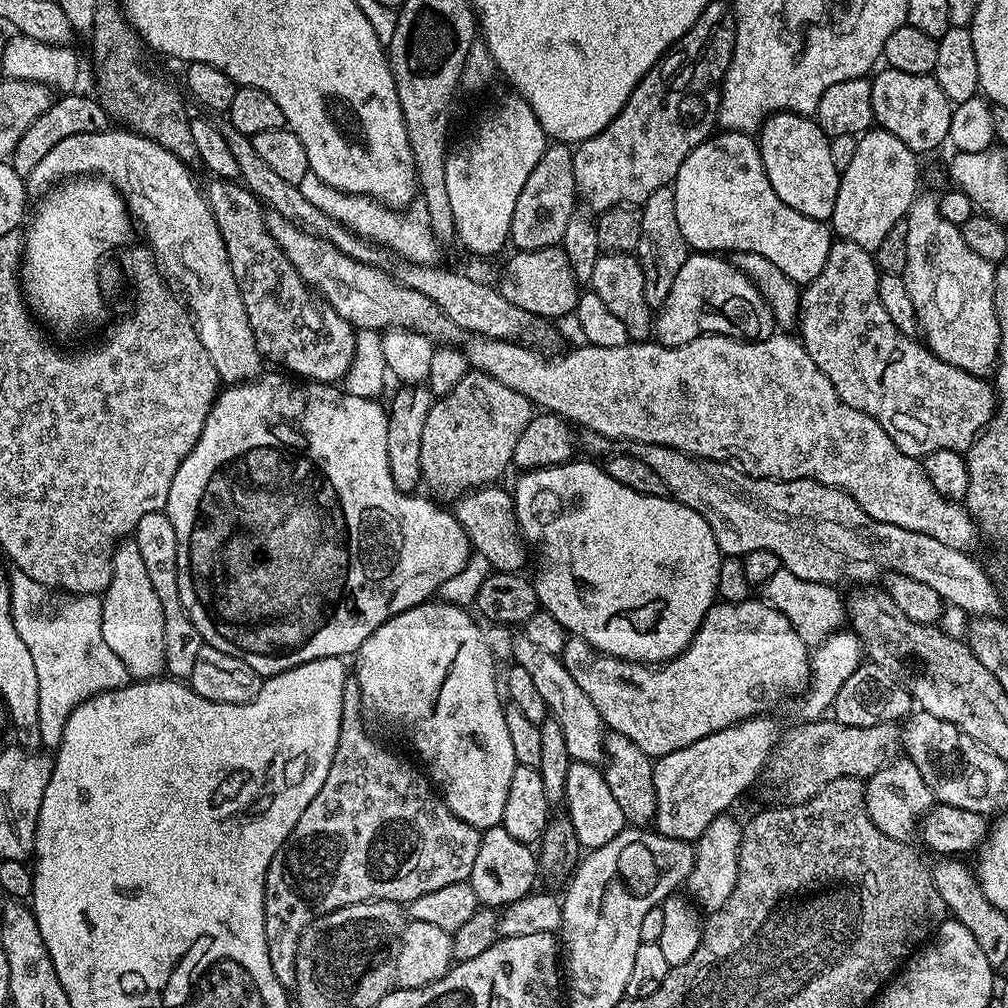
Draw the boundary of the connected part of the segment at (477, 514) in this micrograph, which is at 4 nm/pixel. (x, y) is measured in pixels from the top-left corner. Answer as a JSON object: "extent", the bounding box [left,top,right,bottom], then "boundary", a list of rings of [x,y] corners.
{"extent":[454,486,530,572],"boundary":[[[501,486],[478,488],[460,497],[454,504],[456,521],[466,530],[469,545],[475,555],[486,558],[493,570],[498,572],[520,572],[523,564],[530,560],[530,549],[520,532],[516,520],[515,499]]]}

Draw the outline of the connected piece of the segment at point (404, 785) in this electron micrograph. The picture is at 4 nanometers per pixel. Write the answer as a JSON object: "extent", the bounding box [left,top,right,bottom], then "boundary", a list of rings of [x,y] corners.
{"extent":[266,678,481,990],"boundary":[[[350,678],[342,690],[342,730],[338,730],[338,746],[334,750],[334,762],[330,762],[330,774],[326,774],[322,790],[314,794],[314,802],[310,802],[302,818],[298,818],[298,826],[294,826],[288,842],[280,847],[278,854],[274,854],[266,874],[266,950],[270,950],[274,978],[278,978],[287,990],[296,986],[294,945],[304,933],[305,926],[317,916],[367,900],[407,902],[422,894],[430,894],[430,890],[465,882],[474,870],[481,829],[454,815],[434,791],[427,775],[415,763],[412,765],[398,753],[376,744],[364,723],[366,717],[360,701],[360,687],[354,678]]]}

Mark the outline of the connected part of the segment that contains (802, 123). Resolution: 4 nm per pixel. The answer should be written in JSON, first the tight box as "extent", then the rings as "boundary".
{"extent":[758,112,840,221],"boundary":[[[775,112],[765,120],[758,133],[758,143],[762,154],[762,166],[766,166],[766,178],[770,178],[770,186],[786,206],[798,210],[798,214],[806,214],[806,218],[831,221],[834,214],[834,202],[838,198],[840,173],[834,166],[830,155],[832,141],[812,116],[800,116],[797,112]]]}

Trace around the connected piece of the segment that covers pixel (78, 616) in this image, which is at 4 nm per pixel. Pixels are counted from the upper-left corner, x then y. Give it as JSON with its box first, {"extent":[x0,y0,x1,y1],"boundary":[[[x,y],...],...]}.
{"extent":[10,571,130,750],"boundary":[[[13,571],[10,579],[14,627],[18,630],[22,642],[26,642],[38,673],[38,726],[42,734],[42,745],[45,749],[54,750],[60,745],[66,718],[70,718],[70,714],[79,704],[86,702],[91,696],[125,688],[130,683],[130,677],[126,666],[122,666],[122,661],[118,659],[118,654],[114,654],[114,650],[106,646],[106,638],[102,638],[102,599],[99,595],[73,595],[65,599],[68,600],[65,604],[48,609],[40,605],[45,593],[39,584],[35,584],[26,574],[18,571]]]}

